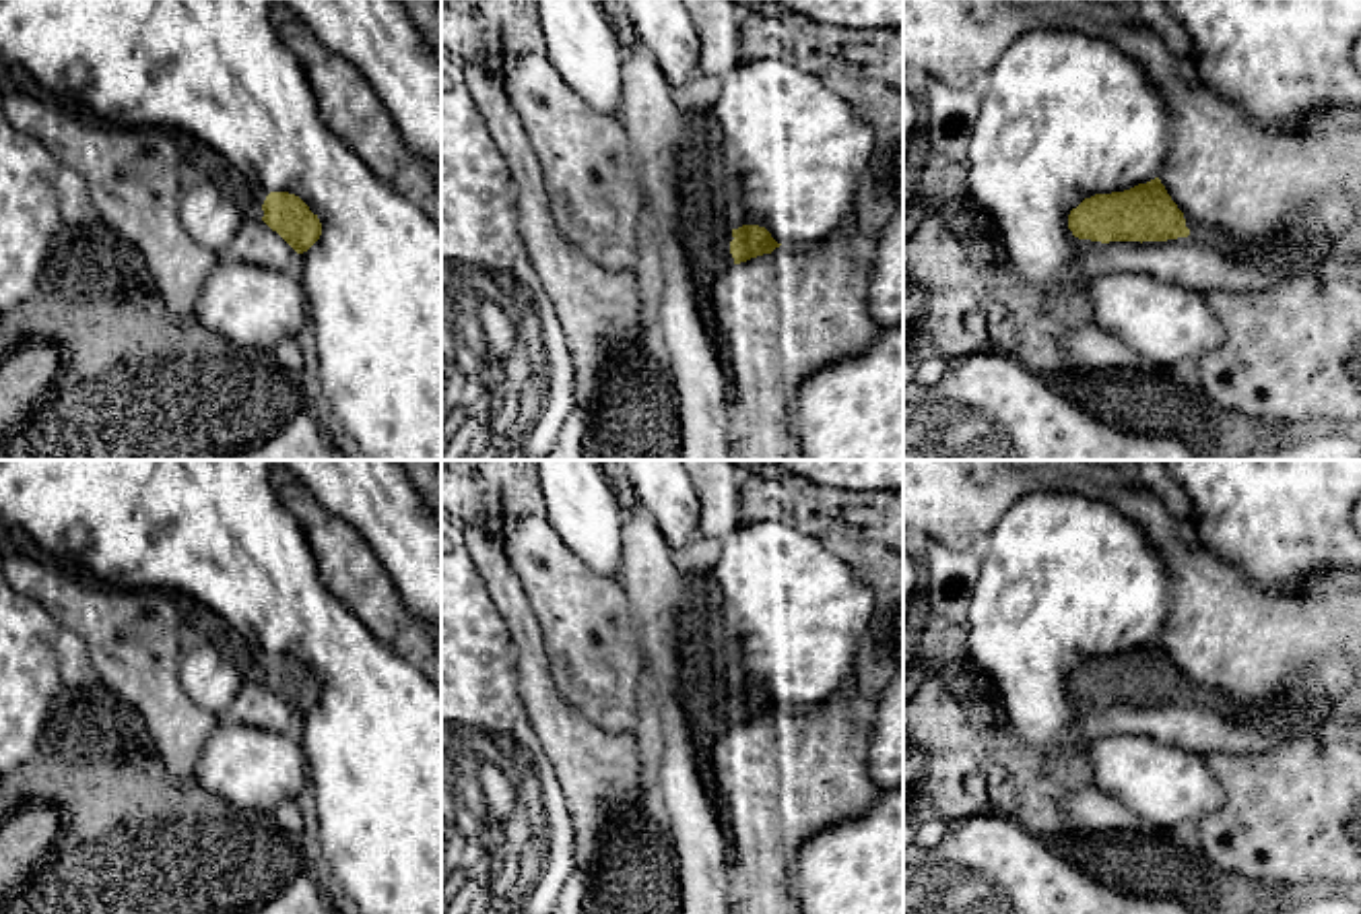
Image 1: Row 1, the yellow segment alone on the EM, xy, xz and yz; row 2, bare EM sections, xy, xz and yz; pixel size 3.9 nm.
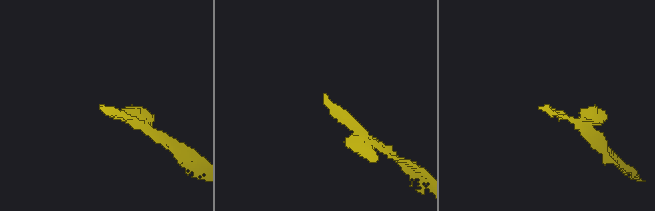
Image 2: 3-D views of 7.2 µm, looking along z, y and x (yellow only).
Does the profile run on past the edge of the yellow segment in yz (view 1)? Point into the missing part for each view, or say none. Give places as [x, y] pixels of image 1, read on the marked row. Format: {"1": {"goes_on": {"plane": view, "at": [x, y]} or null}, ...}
{"1": {"goes_on": null}}

